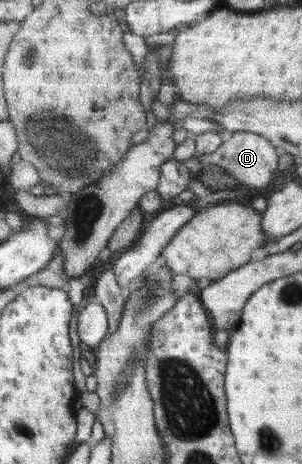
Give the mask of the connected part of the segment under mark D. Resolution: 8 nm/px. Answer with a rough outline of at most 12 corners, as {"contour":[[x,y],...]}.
{"contour":[[232,132],[203,165],[260,190],[275,178],[279,151],[253,132]]}

